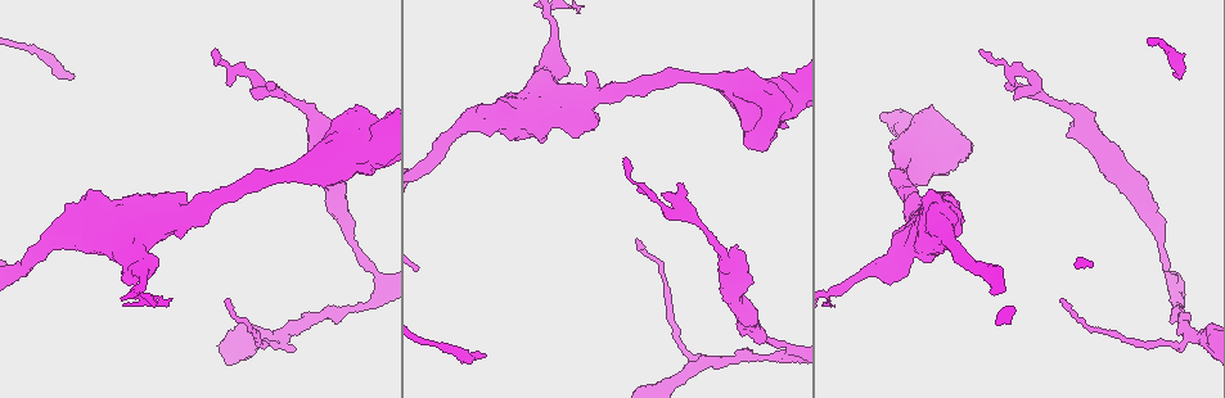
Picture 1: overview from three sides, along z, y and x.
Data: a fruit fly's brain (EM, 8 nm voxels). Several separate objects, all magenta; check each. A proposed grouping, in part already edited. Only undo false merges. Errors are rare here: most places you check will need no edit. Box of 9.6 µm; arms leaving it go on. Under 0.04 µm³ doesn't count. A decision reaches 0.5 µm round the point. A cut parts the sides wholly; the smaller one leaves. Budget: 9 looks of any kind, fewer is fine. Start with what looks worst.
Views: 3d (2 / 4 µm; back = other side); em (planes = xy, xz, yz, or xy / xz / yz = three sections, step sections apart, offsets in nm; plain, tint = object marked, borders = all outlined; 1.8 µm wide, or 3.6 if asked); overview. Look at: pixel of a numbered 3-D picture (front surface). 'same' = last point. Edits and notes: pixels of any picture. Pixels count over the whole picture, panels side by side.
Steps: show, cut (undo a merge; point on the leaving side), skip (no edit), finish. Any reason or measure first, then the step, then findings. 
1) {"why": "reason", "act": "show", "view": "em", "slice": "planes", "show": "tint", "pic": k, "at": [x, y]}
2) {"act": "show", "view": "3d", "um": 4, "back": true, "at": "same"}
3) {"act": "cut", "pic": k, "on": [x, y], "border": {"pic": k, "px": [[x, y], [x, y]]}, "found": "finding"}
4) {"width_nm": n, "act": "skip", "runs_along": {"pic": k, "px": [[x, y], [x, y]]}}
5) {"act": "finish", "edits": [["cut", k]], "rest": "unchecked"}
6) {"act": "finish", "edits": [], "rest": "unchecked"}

{"act": "show", "view": "3d", "um": 2, "pic": 1, "at": [692, 366]}

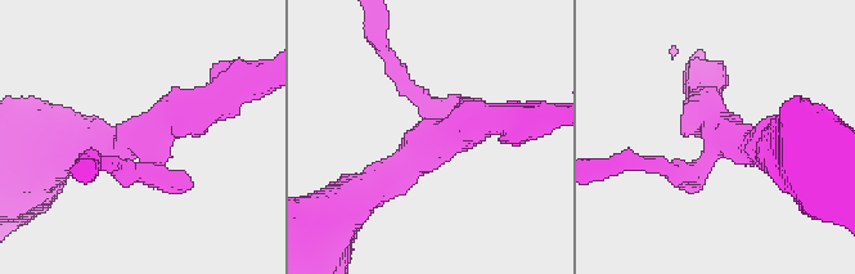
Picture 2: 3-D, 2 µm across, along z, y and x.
{"act": "show", "view": "em", "slice": "xz", "step": 8, "show": "tint", "pic": 2, "at": [437, 137]}

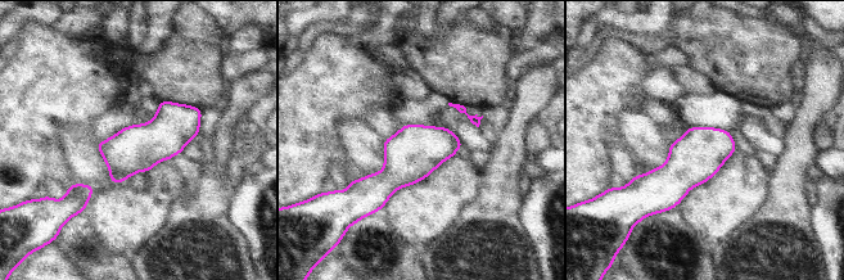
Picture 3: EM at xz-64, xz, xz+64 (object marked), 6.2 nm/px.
{"why": "cut it another way", "act": "show", "view": "em", "slice": "planes", "show": "borders", "at": "same"}

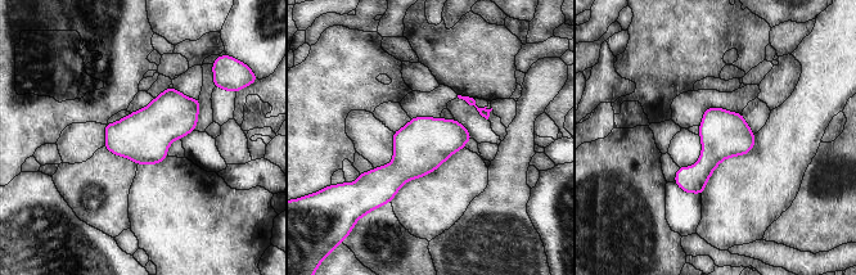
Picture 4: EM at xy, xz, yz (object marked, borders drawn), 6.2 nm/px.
{"width_nm": 280, "act": "skip", "found": "continuous, no second neuron"}

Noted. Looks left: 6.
{"why": "abrupt turn", "act": "show", "view": "3d", "um": 2, "pic": 1, "at": [794, 352]}

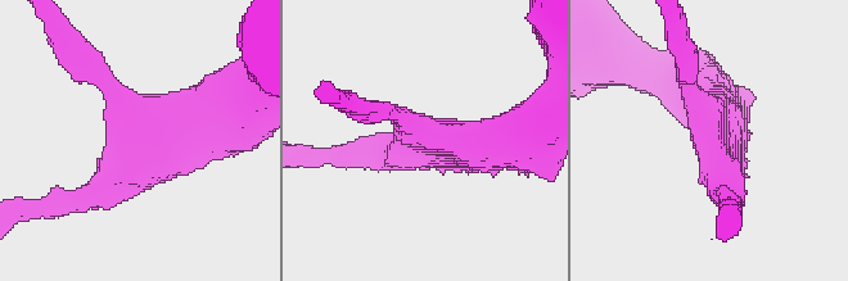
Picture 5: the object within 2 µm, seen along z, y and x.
{"act": "show", "view": "em", "slice": "yz", "step": 8, "show": "tint", "pic": 5, "at": [714, 150]}

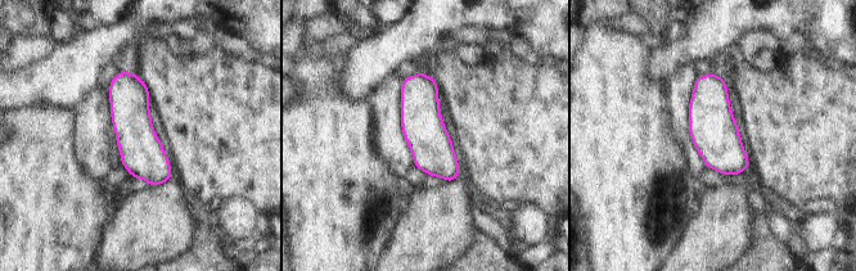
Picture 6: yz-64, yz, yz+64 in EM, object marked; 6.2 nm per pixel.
{"act": "skip", "runs_along": {"pic": 6, "px": [[122, 75], [135, 138], [156, 181]]}, "found": "all the same neuron"}

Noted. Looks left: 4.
{"why": "thick turns thin", "act": "show", "view": "em", "slice": "planes", "show": "tint", "pic": 1, "at": [157, 221]}

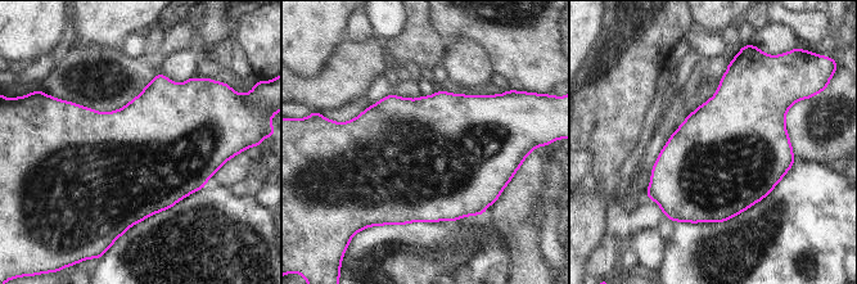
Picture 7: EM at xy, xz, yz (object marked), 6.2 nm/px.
{"act": "skip", "found": "all the same neuron"}

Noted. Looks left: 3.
{"why": "thick turns thin", "act": "show", "view": "em", "um": 3.6, "slice": "xz", "step": 4, "show": "tint", "pic": 1, "at": [911, 164]}

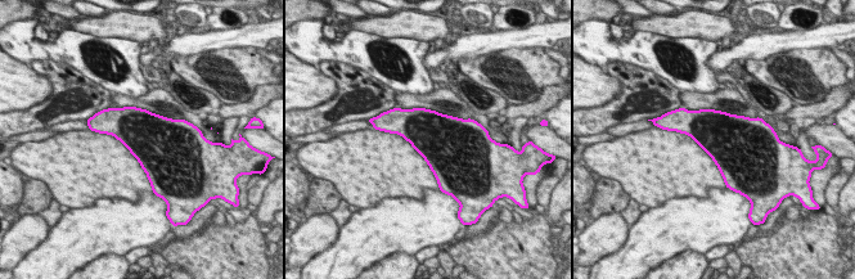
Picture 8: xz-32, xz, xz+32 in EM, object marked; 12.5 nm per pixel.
{"act": "skip", "found": "continuous, no second neuron"}

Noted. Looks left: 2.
{"act": "finish", "edits": [], "rest": "unchecked"}

